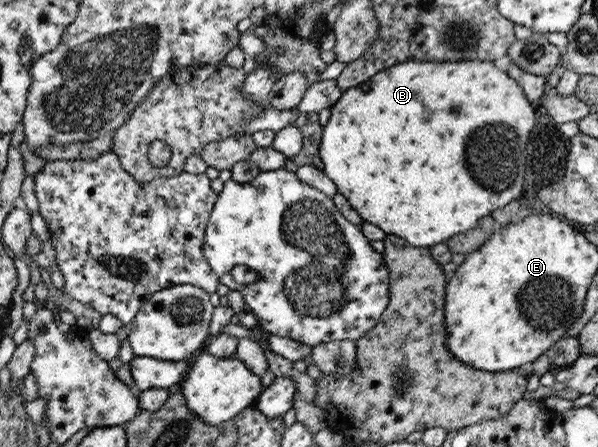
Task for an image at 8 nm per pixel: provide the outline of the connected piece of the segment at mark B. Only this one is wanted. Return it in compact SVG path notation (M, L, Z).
M406 61L376 73L370 80L356 87L343 90L340 99L330 108L331 116L323 127L319 145L323 173L336 185L338 192L360 213L364 222L376 225L387 235L398 235L416 247L428 248L446 242L462 231L476 227L476 221L494 209L500 209L514 201L522 193L525 179L526 146L528 134L535 124L535 111L523 89L507 72L502 72L492 61L466 61L466 63L428 63Z

